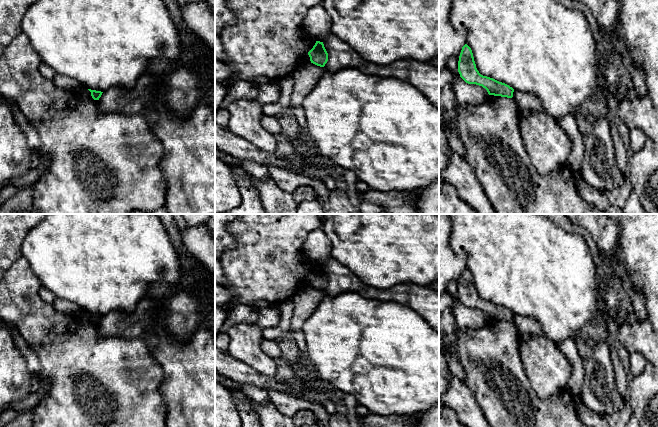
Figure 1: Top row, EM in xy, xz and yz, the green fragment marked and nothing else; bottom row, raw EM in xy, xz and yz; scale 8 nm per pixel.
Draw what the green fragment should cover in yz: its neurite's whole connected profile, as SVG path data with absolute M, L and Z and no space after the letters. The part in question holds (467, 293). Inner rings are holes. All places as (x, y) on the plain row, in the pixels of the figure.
M467 268L462 271L459 280L458 296L466 307L482 310L487 314L489 319L507 322L513 321L514 313L512 311L479 297L476 292L472 274Z

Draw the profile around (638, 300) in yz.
M633 288L630 298L634 307L634 314L638 317L639 322L649 320L643 293L640 290Z

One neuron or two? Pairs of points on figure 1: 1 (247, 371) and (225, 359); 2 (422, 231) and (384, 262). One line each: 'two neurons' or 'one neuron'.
1: one neuron
2: one neuron

